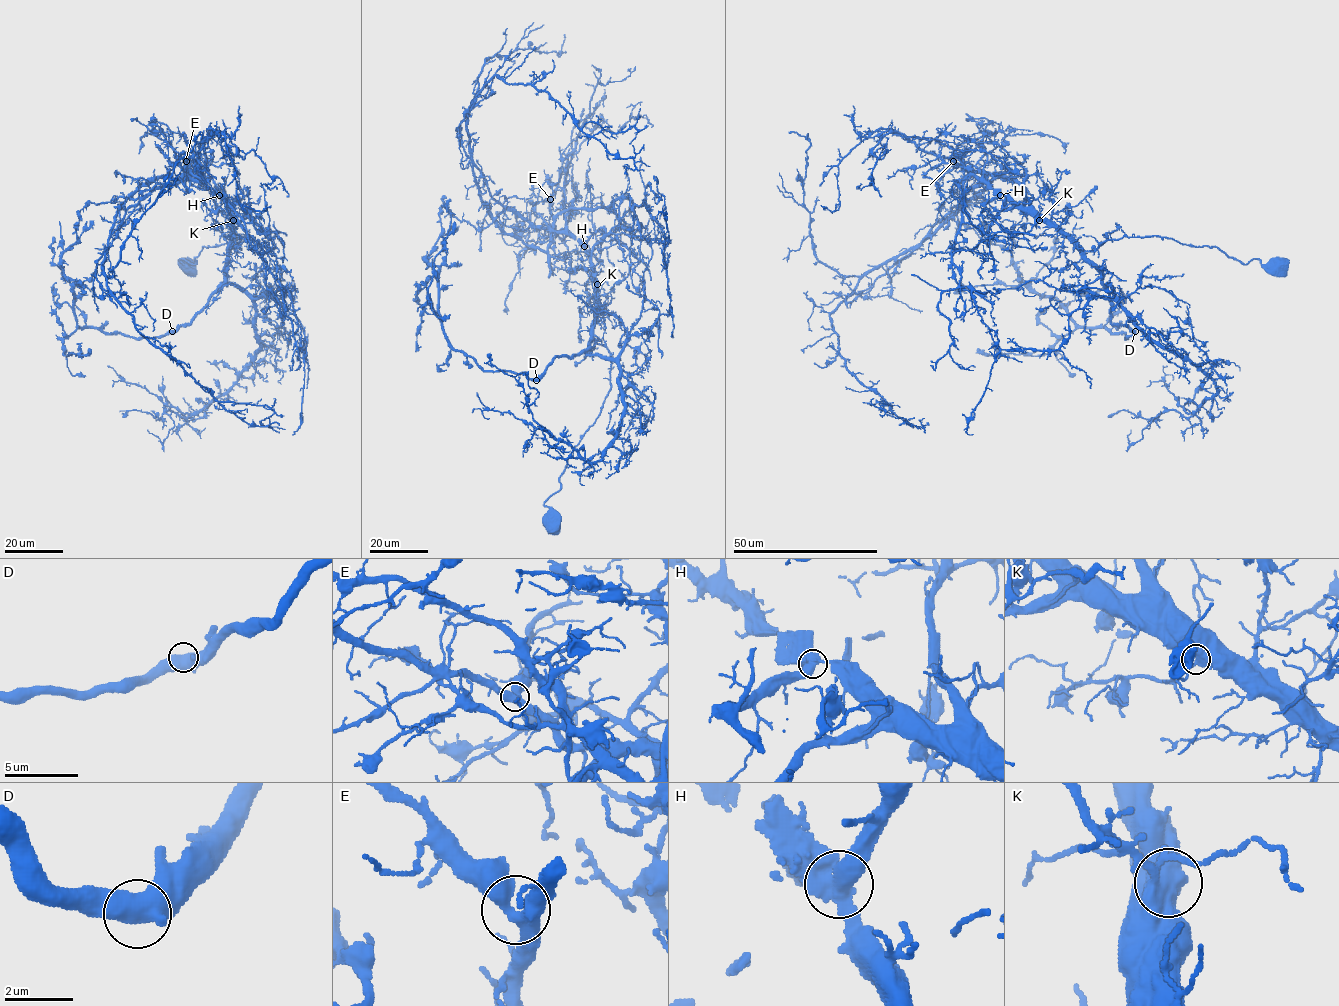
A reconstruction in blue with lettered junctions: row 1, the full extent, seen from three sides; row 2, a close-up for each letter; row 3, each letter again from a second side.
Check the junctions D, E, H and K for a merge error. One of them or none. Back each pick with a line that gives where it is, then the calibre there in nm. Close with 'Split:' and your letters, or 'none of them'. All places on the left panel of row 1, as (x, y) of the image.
H: Place: (219, 195). Thickness 500 nm
Split: H

